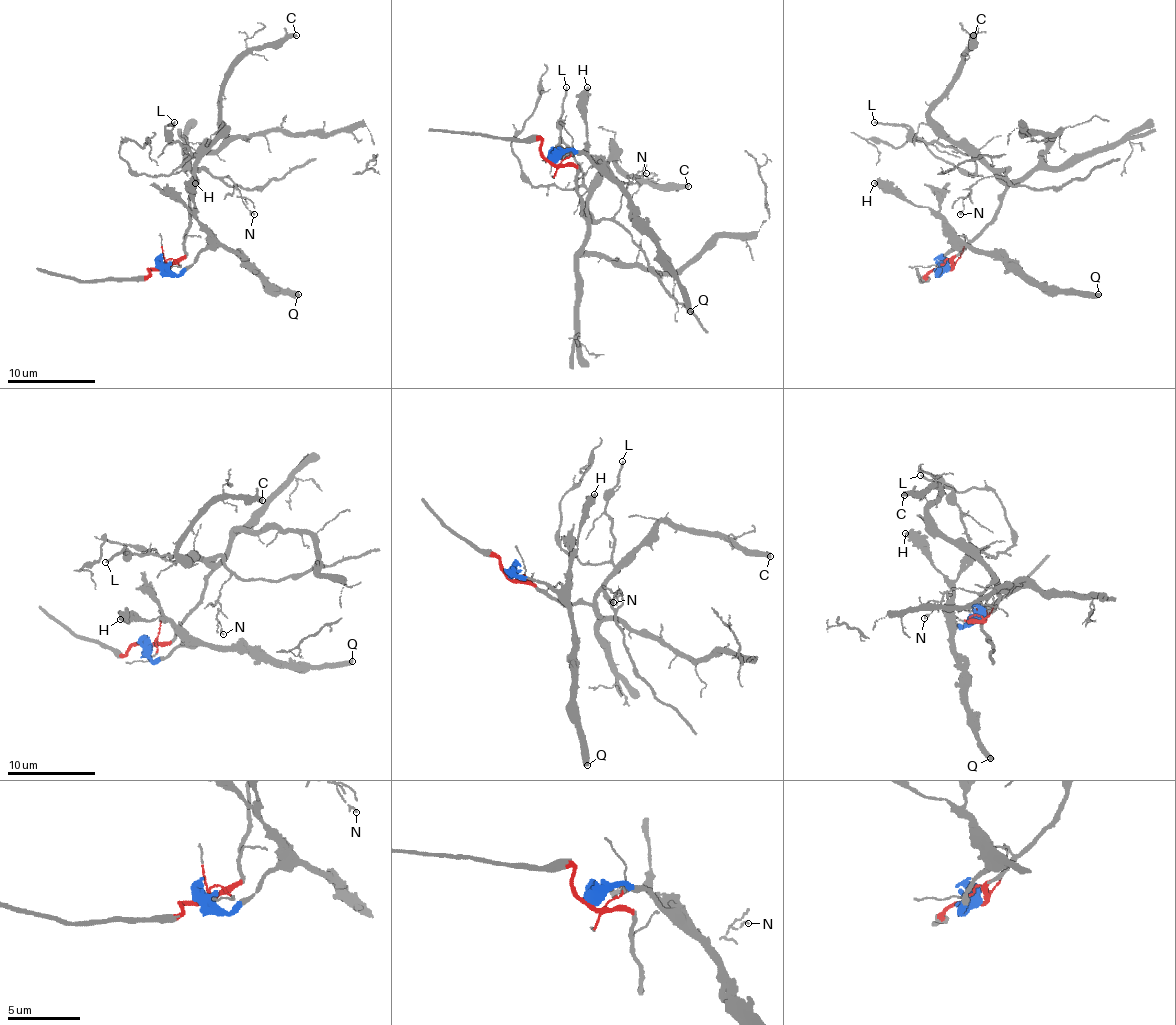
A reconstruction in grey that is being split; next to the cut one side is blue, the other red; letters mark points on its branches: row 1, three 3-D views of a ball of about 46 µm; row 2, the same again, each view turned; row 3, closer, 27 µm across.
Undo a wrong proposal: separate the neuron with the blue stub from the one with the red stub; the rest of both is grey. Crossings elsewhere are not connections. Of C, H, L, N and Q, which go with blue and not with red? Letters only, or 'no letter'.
H, Q

